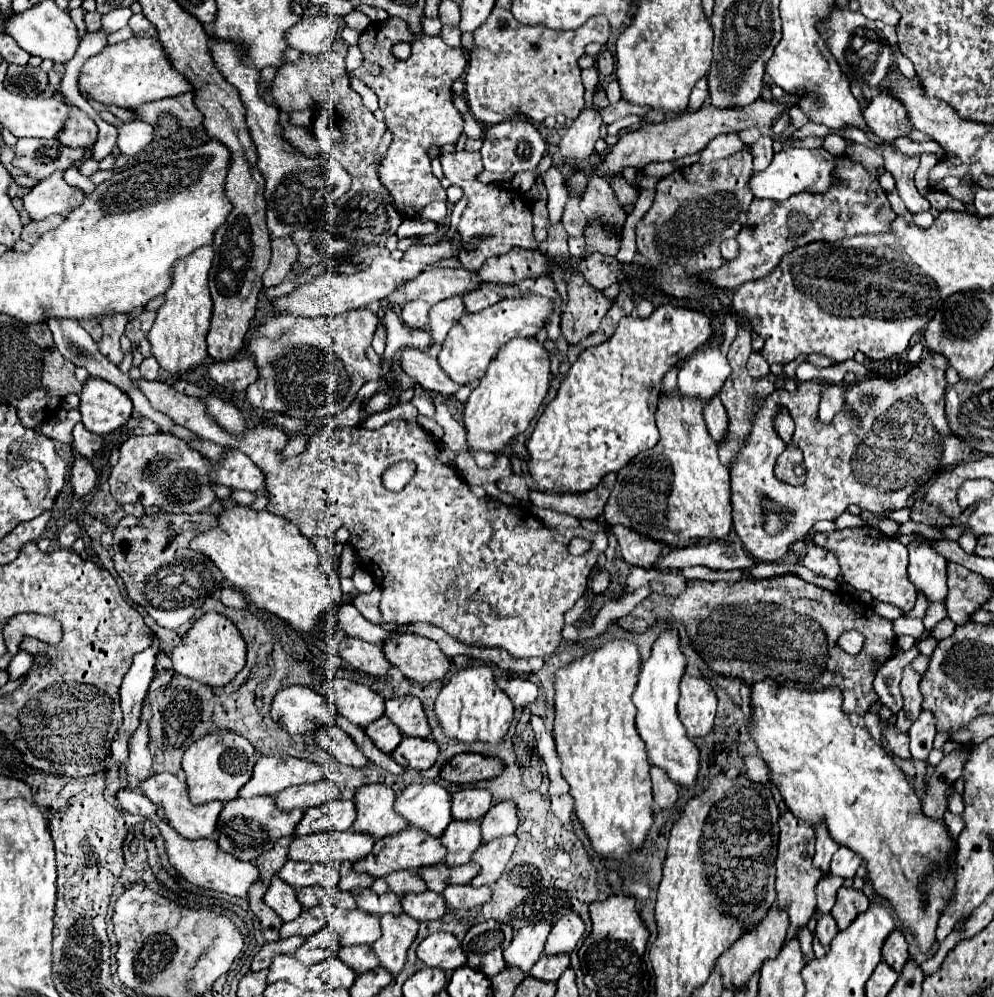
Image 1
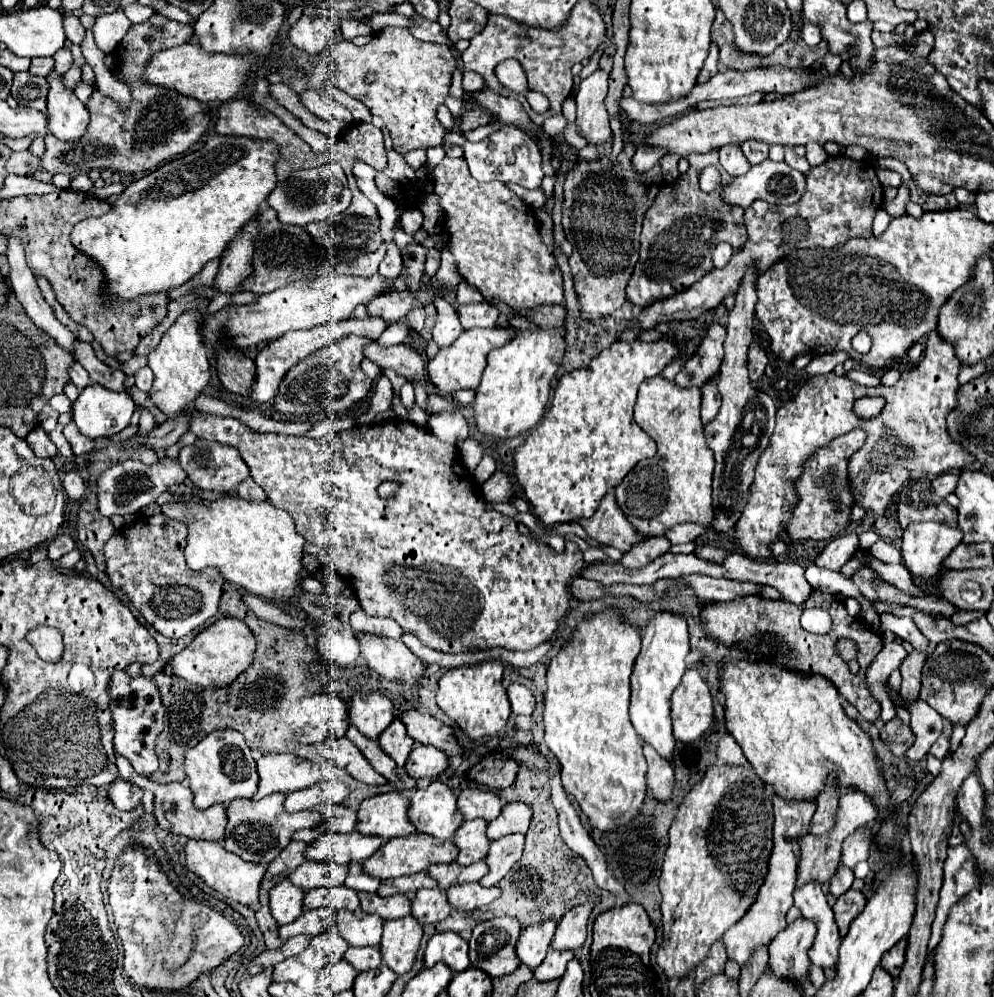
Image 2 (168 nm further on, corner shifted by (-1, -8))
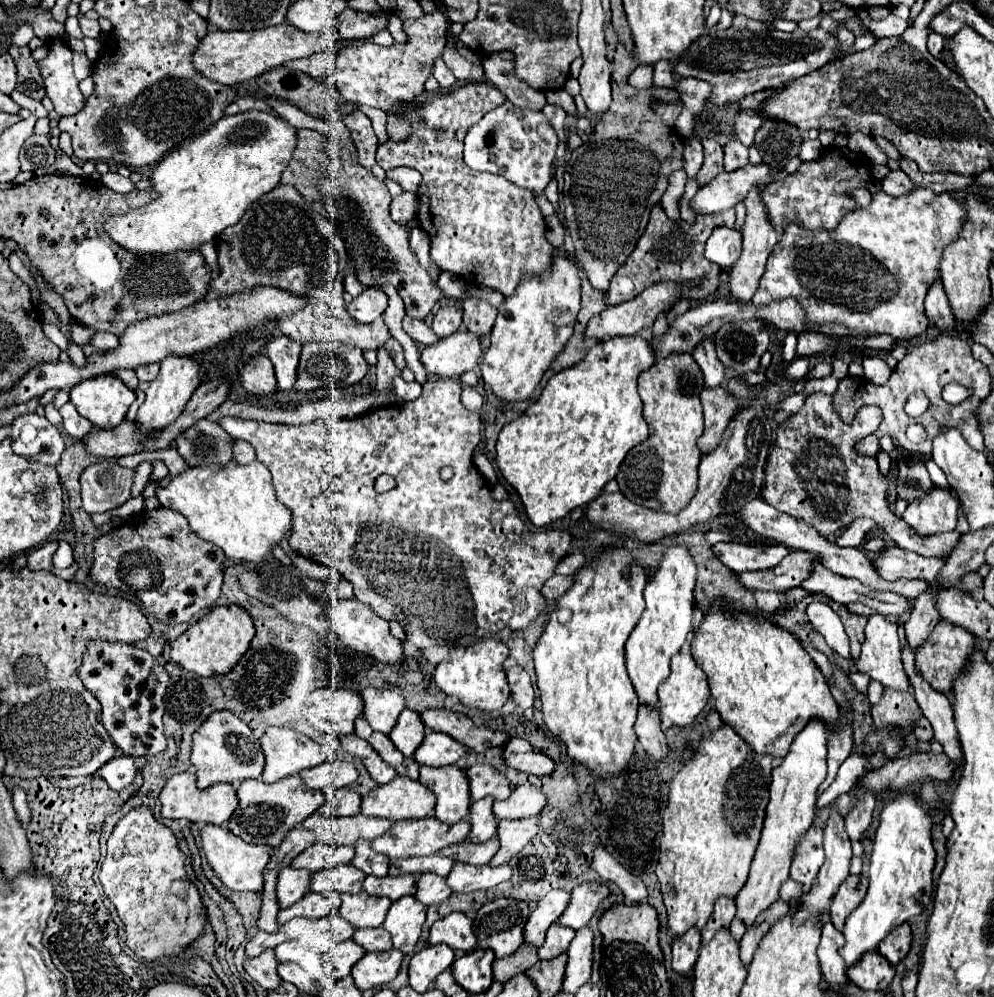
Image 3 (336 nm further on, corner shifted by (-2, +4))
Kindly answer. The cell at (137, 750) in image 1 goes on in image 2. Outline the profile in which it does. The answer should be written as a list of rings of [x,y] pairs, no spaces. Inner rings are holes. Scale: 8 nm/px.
[[[122,670],[114,674],[114,678],[110,680],[110,696],[112,696],[110,710],[114,714],[114,730],[116,730],[114,750],[120,756],[128,758],[138,774],[150,776],[152,772],[158,770],[154,740],[162,732],[162,724],[164,724],[164,706],[160,702],[158,688],[154,680],[144,678],[144,676],[132,678]]]

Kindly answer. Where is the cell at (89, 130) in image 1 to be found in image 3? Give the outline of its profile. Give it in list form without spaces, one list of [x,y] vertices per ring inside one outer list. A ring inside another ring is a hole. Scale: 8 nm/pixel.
[[[51,38],[47,48],[47,58],[37,62],[47,96],[61,116],[77,114],[83,108],[83,94],[73,74],[73,50],[67,46],[65,38]]]

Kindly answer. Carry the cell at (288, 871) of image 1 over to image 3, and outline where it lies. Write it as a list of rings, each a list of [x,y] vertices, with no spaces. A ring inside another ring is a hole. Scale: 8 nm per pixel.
[[[315,842],[307,850],[303,850],[299,856],[293,858],[293,868],[307,868],[311,872],[319,872],[325,868],[333,868],[339,864],[349,864],[355,854],[355,846],[329,846],[325,842]]]

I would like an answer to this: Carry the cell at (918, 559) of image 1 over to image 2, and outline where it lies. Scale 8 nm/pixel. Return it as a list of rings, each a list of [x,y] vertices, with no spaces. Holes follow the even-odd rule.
[[[914,522],[904,530],[904,536],[902,536],[902,562],[910,570],[910,574],[920,582],[924,584],[938,582],[938,578],[944,572],[944,560],[960,542],[962,542],[960,530],[954,530],[936,522]]]

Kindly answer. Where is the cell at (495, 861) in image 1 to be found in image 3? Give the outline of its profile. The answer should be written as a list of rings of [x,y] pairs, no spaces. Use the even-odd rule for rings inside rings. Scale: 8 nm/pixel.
[[[523,818],[523,820],[499,820],[497,836],[501,840],[501,848],[491,858],[491,866],[499,866],[509,862],[523,846],[539,832],[539,818]]]

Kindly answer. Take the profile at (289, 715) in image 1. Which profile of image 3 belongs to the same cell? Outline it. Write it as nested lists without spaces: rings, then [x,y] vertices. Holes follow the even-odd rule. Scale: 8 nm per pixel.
[[[321,688],[311,692],[303,718],[325,734],[353,734],[355,720],[363,714],[363,698],[343,688]]]

